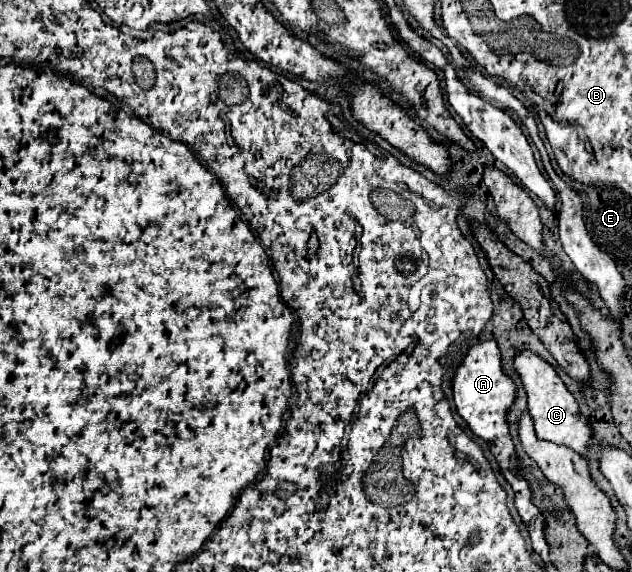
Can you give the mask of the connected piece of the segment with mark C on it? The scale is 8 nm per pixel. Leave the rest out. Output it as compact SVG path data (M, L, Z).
M523 349L515 355L513 367L515 367L517 375L521 377L523 389L527 393L527 409L535 421L535 431L537 431L539 439L567 445L573 451L579 451L581 455L585 455L589 439L591 439L591 427L589 427L587 419L579 413L579 407L577 407L573 395L561 383L559 375L551 367L551 363L541 359L537 353Z

